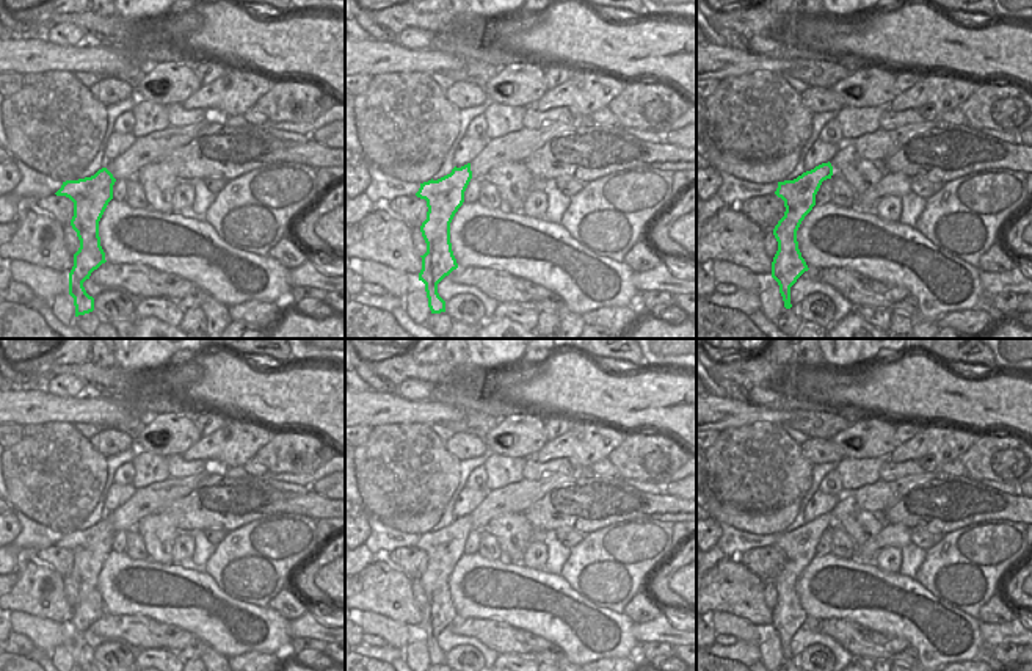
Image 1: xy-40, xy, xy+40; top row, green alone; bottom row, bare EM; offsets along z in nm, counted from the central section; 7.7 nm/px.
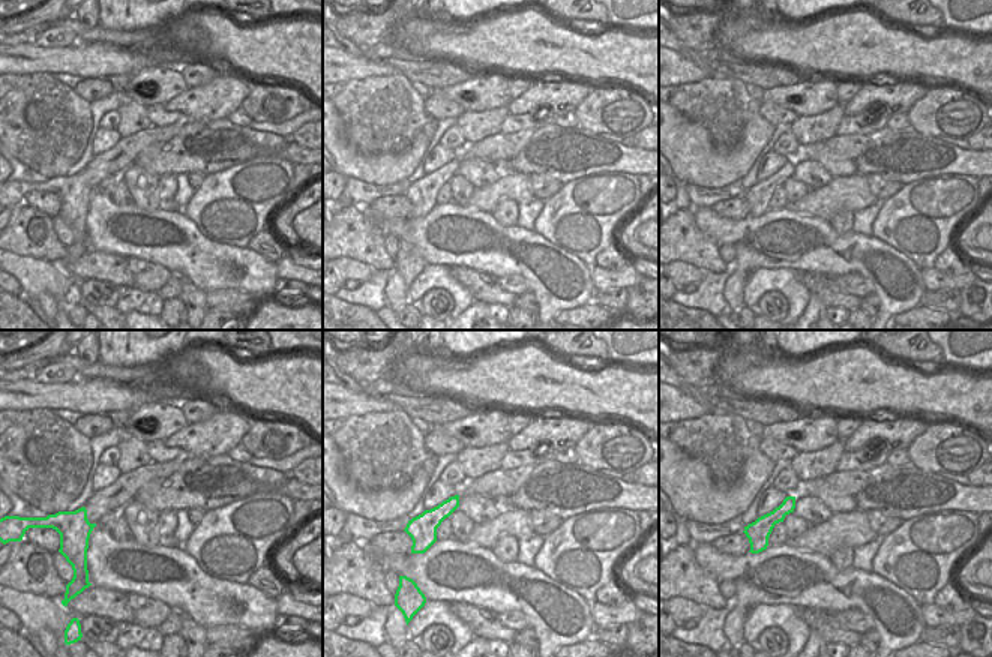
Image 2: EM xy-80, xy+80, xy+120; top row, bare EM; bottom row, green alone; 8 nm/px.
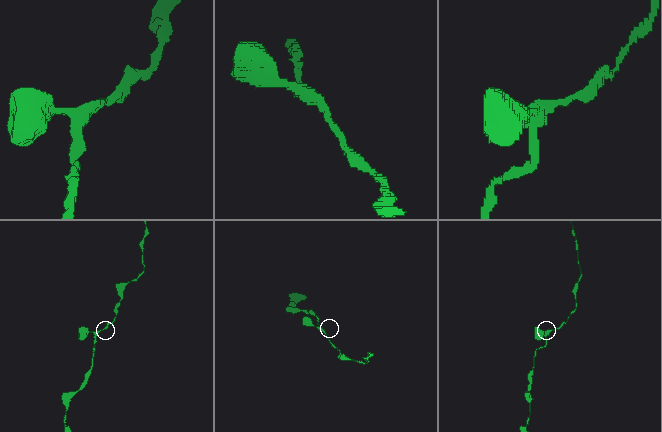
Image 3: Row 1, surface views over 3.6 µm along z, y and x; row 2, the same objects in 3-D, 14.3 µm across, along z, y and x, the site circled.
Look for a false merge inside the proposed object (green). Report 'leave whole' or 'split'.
leave whole

